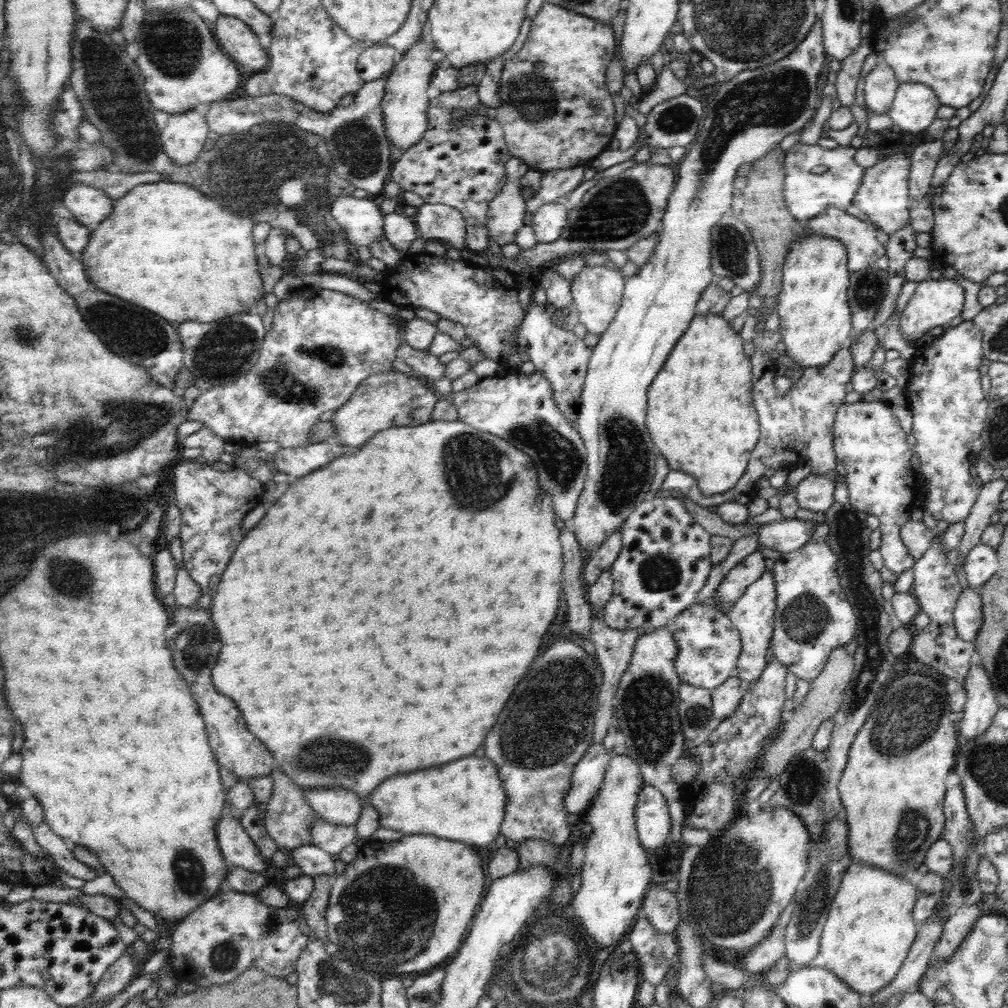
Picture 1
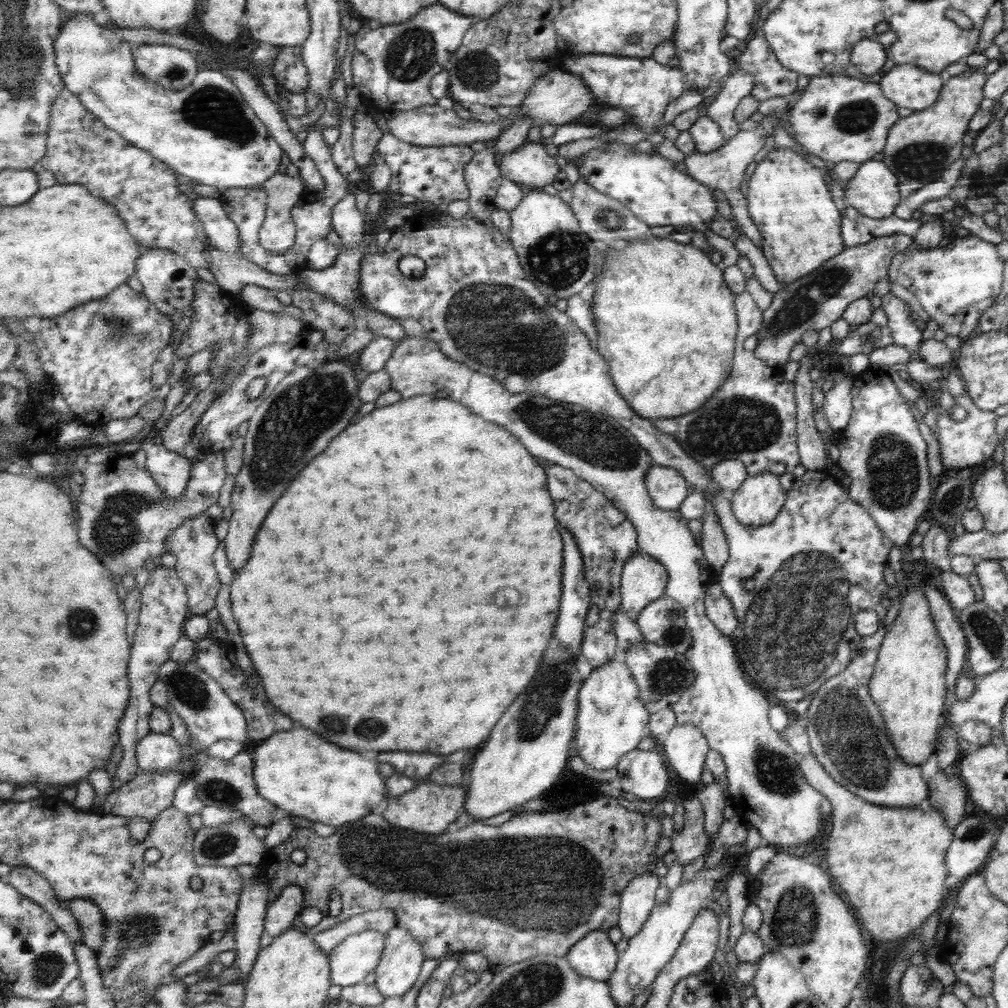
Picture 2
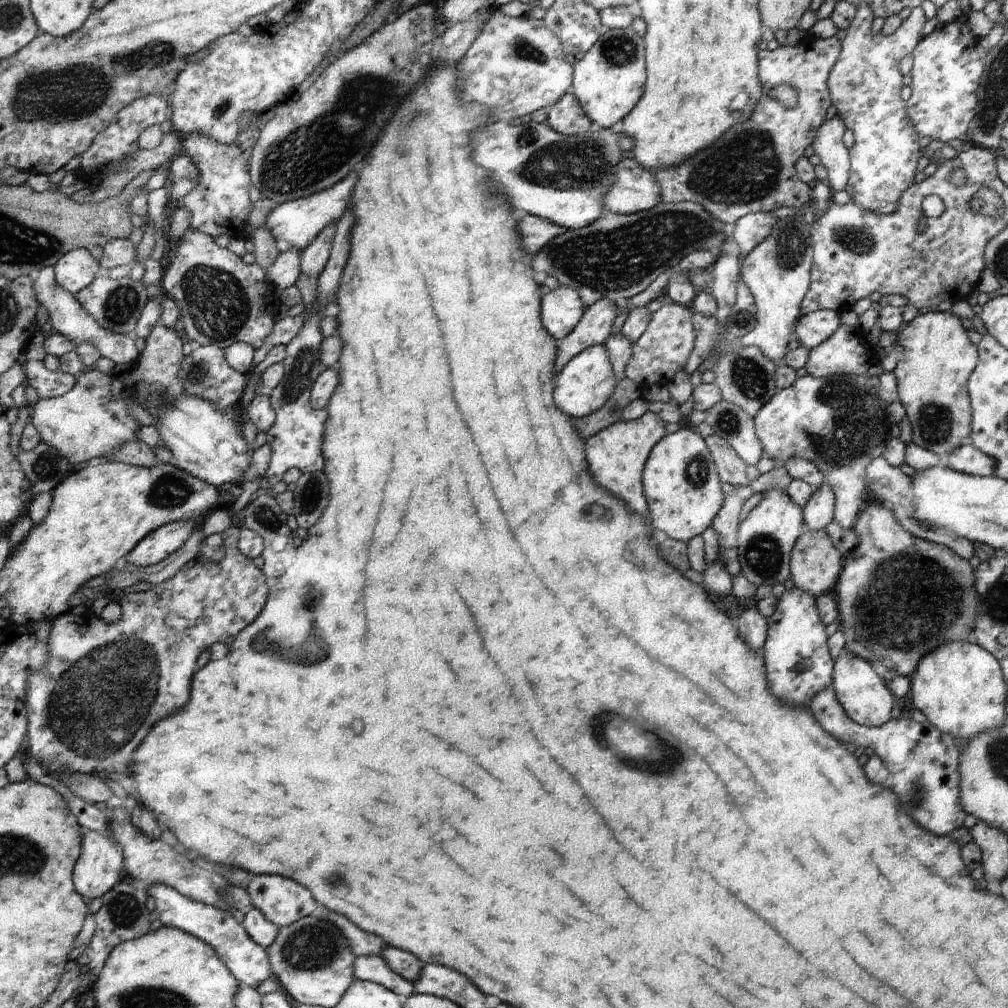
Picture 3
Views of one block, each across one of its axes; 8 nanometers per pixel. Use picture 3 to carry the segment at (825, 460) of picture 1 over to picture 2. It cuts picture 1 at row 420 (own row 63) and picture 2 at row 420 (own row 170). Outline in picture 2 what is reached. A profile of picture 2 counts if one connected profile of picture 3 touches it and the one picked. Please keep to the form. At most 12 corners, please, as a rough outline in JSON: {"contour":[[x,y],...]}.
{"contour":[[735,296],[733,368],[697,410],[653,420],[707,470],[793,472],[795,384],[743,340],[763,312]]}

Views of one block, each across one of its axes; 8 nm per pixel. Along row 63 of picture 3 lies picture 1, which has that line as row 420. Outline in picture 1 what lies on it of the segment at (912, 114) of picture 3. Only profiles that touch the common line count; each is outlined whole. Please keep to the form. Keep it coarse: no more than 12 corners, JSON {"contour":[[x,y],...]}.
{"contour":[[945,326],[909,362],[921,512],[965,522],[989,406],[983,334]]}

